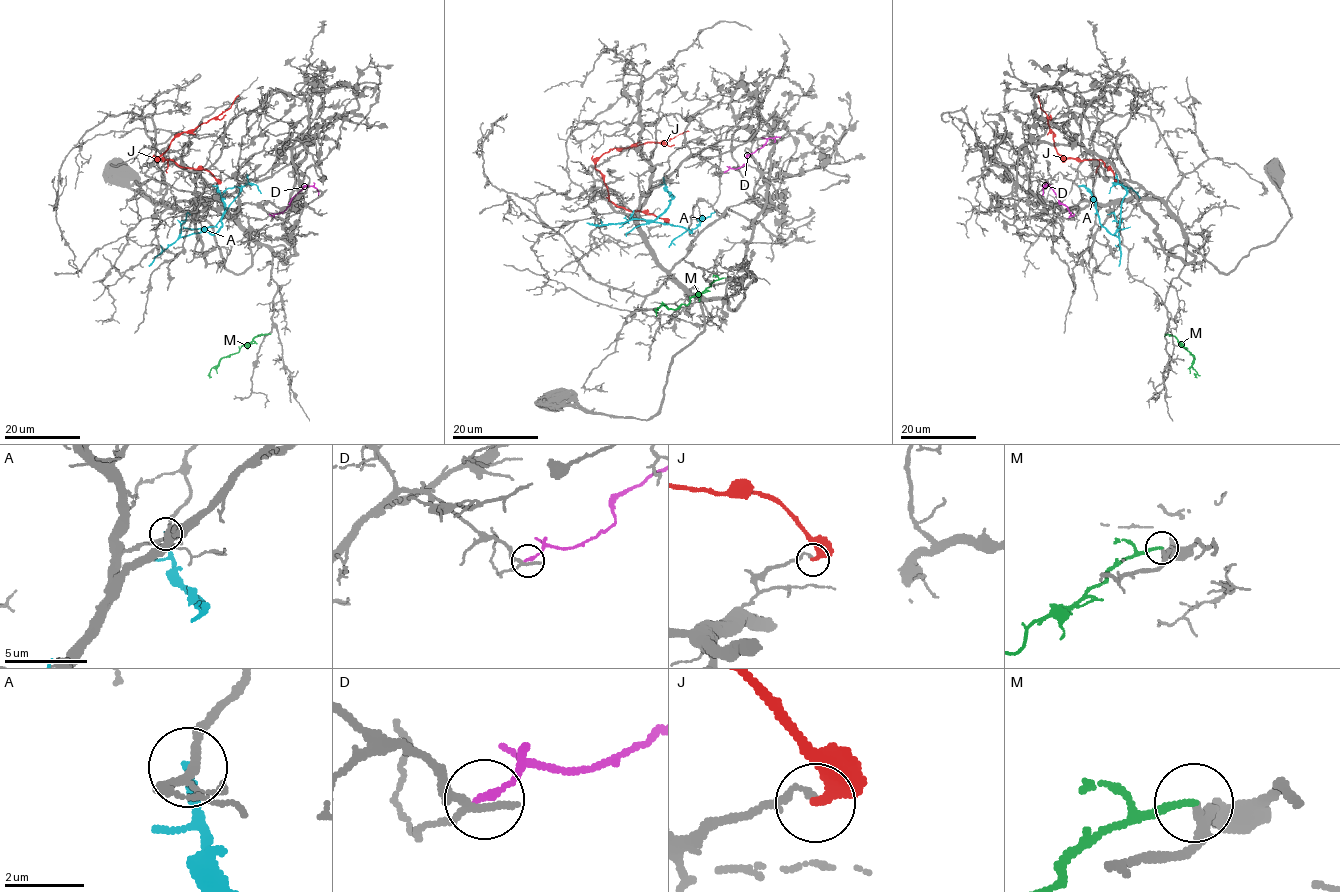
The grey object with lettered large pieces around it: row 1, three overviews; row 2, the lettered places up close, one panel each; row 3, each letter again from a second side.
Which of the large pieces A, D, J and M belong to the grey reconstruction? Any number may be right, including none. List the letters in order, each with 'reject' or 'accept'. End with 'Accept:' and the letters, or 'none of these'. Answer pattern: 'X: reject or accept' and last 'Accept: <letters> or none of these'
A: reject
D: reject
J: reject
M: reject
Accept: none of these

